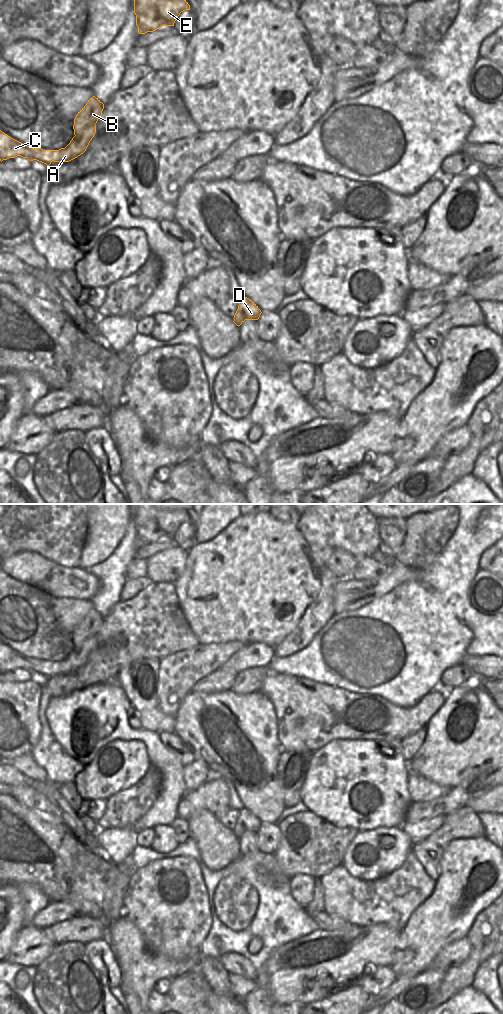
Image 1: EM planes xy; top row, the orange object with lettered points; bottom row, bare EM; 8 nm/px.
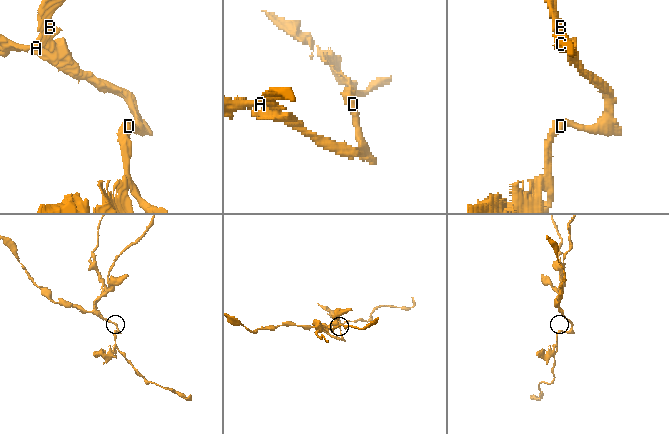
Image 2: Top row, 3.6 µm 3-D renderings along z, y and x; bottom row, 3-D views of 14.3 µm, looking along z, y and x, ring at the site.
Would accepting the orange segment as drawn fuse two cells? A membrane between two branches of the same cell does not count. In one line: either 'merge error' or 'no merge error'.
merge error

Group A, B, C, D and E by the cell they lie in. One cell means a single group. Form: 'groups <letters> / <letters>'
groups A C D / B E

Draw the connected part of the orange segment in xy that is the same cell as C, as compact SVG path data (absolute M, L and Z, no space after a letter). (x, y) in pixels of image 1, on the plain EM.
M96 637L89 638L75 647L70 655L59 662L43 662L27 658L0 642L0 673L21 668L30 674L37 672L49 678L54 674L69 674L83 666L96 645Z

